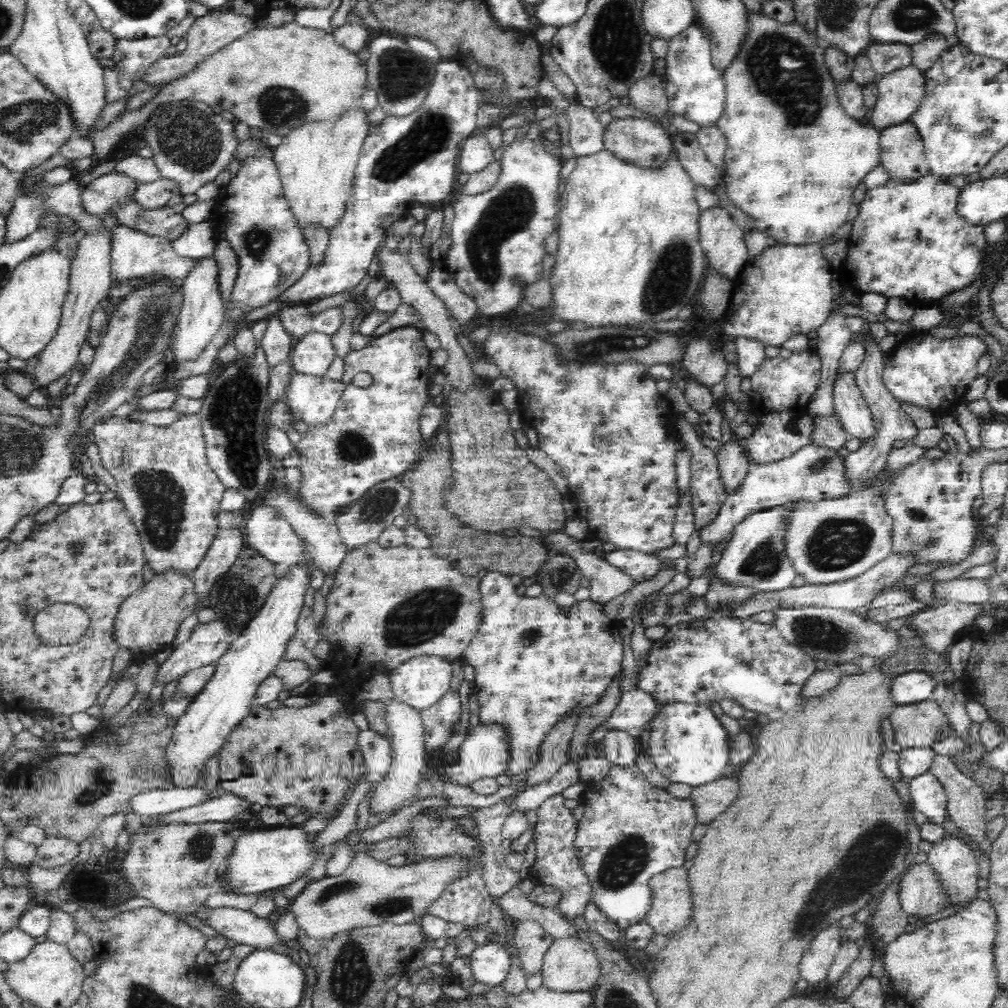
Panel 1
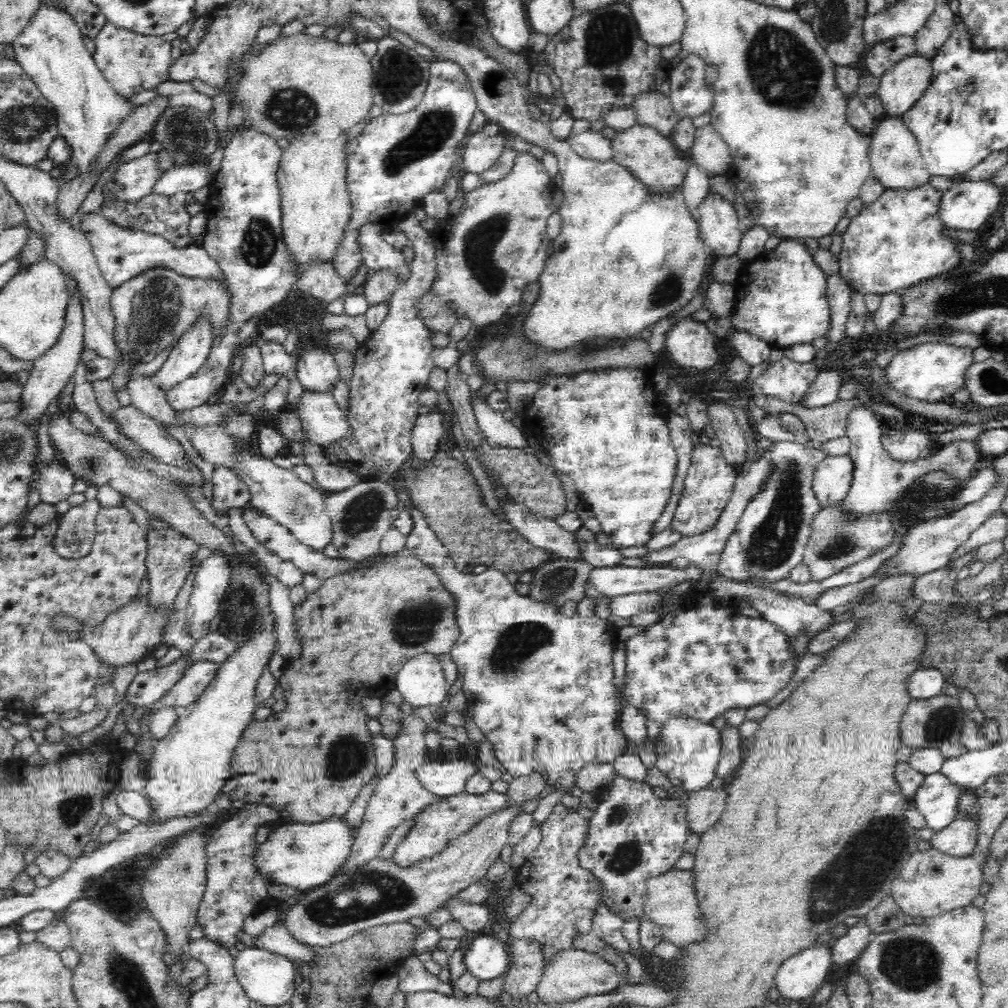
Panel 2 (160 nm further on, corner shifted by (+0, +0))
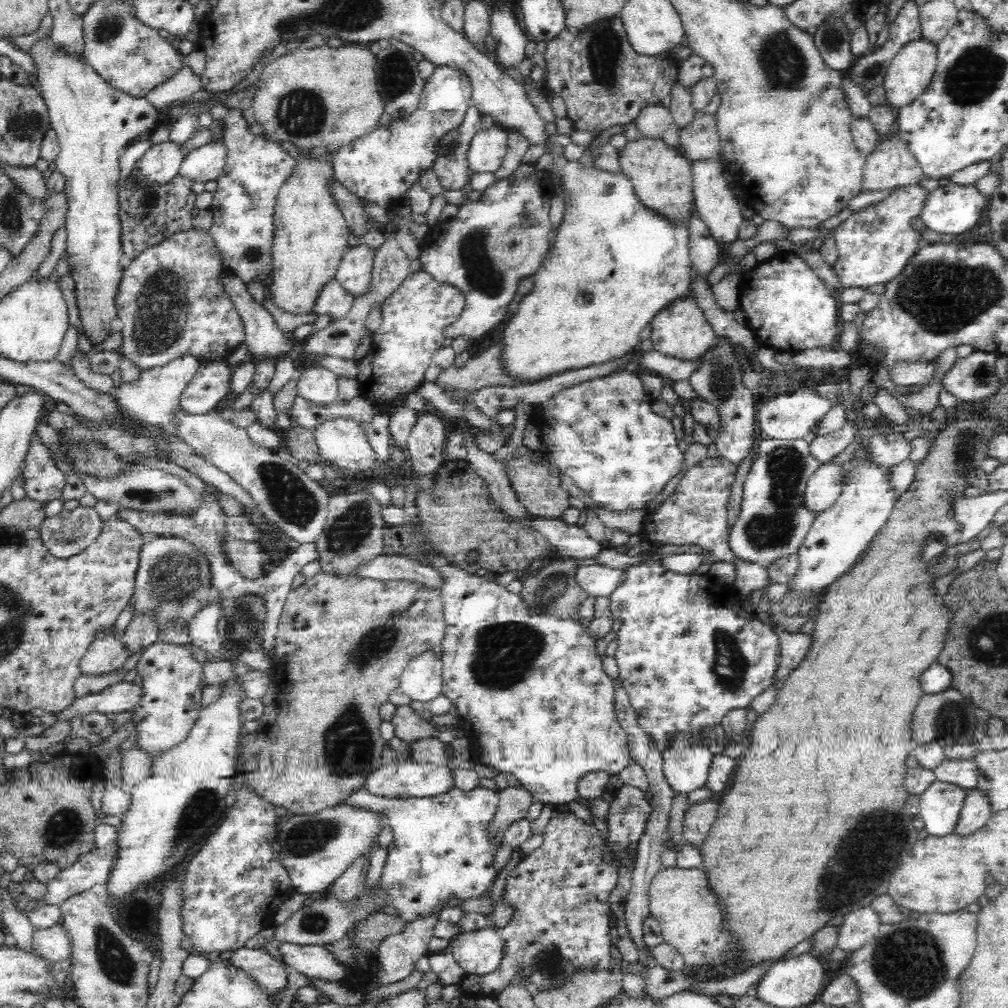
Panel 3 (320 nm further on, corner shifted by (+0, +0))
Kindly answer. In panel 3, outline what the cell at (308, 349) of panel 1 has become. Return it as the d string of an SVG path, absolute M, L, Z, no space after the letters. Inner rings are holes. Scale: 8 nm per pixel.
M322 365L302 366L297 372L297 395L323 408L338 398L338 375Z

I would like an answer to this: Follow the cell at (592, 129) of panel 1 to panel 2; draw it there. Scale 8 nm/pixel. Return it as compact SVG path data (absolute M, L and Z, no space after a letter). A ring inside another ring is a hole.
M588 129L585 132L571 134L566 141L582 158L600 161L612 159L611 141L600 132Z

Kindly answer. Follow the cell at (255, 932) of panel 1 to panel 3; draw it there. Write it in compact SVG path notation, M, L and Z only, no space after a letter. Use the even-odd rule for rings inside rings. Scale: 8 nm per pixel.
M282 940L272 941L278 947L284 963L296 968L303 976L313 979L337 982L343 977L343 970L337 966L336 959L325 946L298 946Z

